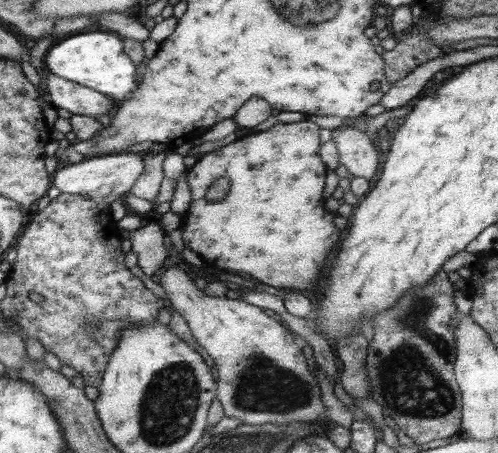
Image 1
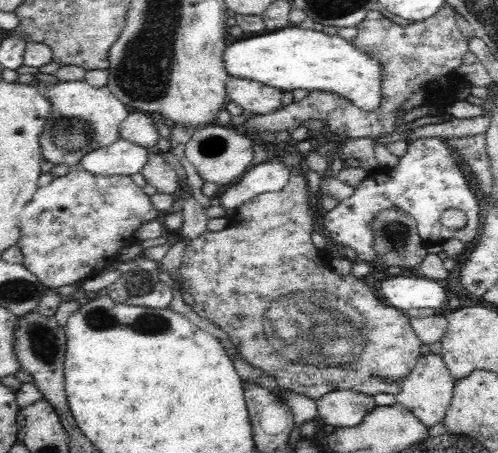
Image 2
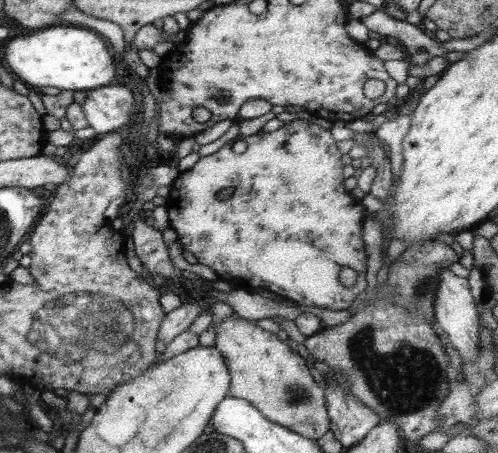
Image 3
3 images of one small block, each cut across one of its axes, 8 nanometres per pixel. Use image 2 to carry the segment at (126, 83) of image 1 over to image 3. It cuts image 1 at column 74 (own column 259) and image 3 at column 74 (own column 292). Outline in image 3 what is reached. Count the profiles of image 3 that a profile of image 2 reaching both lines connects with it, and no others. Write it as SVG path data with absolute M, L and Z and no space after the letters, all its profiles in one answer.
M51 26L29 34L17 34L1 44L1 62L7 72L23 82L29 90L55 86L61 90L91 92L111 84L113 62L99 34L79 26Z

